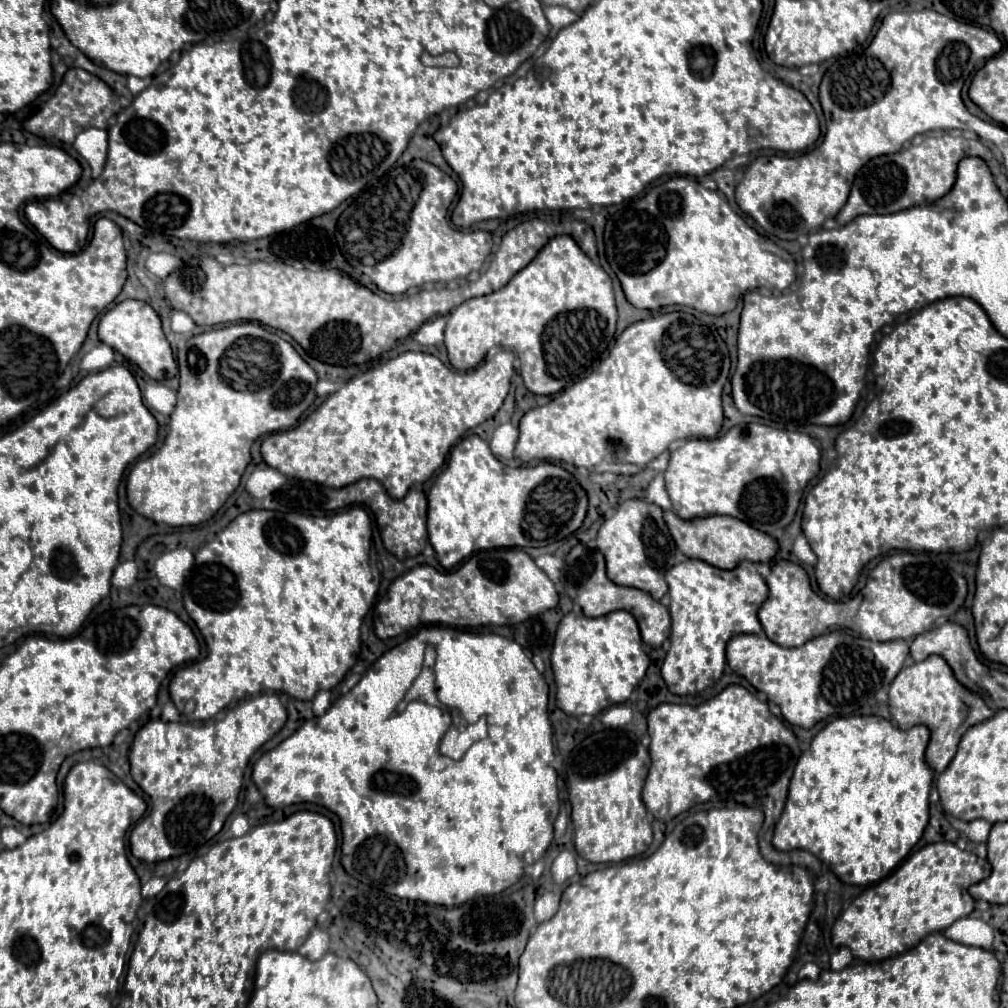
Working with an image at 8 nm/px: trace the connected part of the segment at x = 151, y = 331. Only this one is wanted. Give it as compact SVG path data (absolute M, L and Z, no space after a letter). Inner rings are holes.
M124 300L124 302L116 304L114 308L110 308L100 318L98 336L104 344L108 344L116 352L120 352L124 358L138 364L144 370L144 374L148 374L152 380L162 382L162 380L174 378L178 372L172 348L162 332L160 318L154 312L154 308L142 300Z

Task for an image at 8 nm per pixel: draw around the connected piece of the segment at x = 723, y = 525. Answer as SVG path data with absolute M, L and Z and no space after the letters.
M664 510L664 522L678 546L688 558L704 560L716 568L734 568L740 560L750 562L770 562L778 550L778 544L772 536L748 526L746 522L732 516L704 516L694 520L682 520L672 510Z

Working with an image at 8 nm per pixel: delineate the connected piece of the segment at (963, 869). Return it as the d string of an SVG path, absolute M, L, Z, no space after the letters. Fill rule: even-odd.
M952 842L926 844L912 852L888 878L866 888L832 928L834 946L848 946L854 958L878 962L914 948L924 936L942 932L974 910L968 888L990 876L988 860L960 850Z

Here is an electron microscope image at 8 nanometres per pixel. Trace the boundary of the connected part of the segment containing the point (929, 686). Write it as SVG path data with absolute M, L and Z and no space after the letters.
M928 656L922 662L902 668L890 686L888 698L890 698L888 700L890 714L898 722L900 728L912 728L916 724L926 724L930 728L926 762L936 774L944 772L944 768L954 758L956 746L958 746L962 734L970 726L994 716L994 712L984 704L984 700L980 696L966 690L954 678L950 666L946 664L946 660L942 656Z

